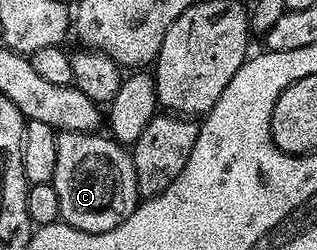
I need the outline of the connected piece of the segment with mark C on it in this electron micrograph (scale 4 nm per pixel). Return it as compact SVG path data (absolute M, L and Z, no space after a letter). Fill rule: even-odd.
M68 130L55 135L57 158L50 183L57 192L60 219L73 228L90 234L100 234L109 232L109 228L117 228L117 224L124 222L141 201L137 188L137 172L128 147L110 136L102 138L101 135L99 132L82 134Z

